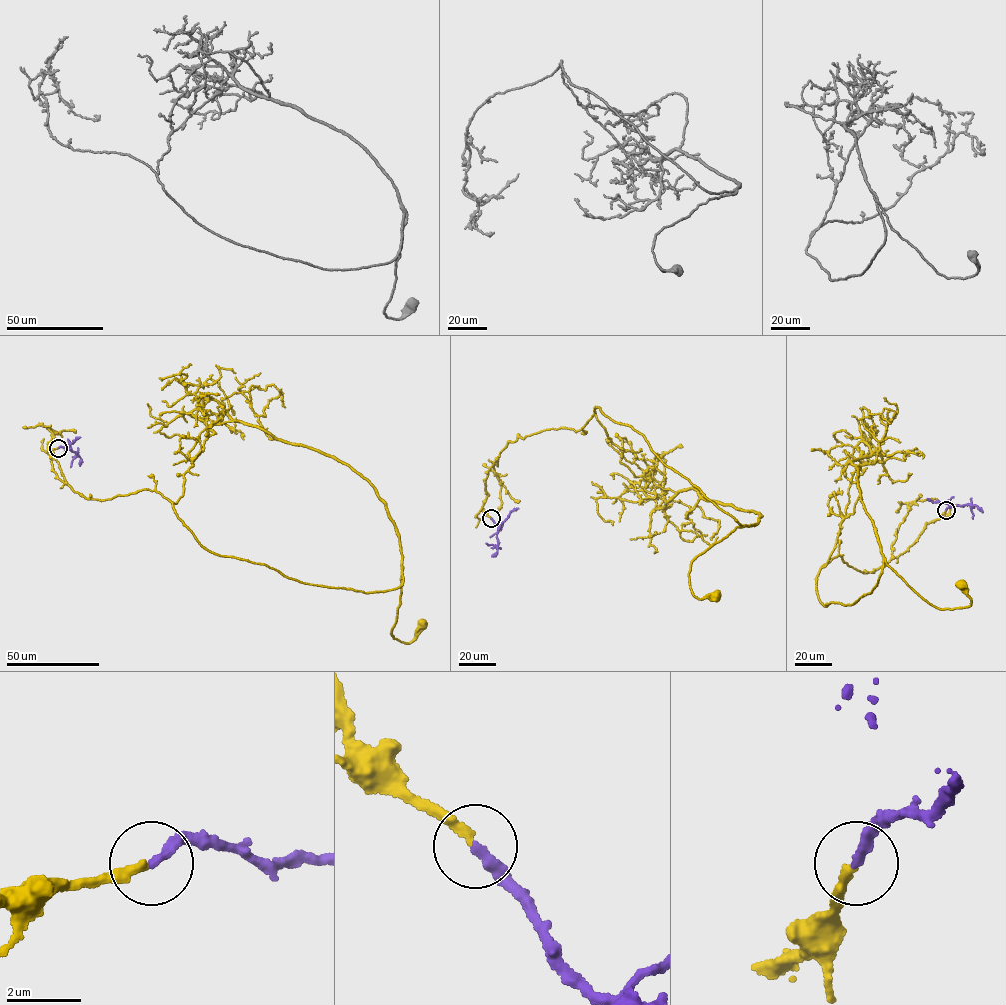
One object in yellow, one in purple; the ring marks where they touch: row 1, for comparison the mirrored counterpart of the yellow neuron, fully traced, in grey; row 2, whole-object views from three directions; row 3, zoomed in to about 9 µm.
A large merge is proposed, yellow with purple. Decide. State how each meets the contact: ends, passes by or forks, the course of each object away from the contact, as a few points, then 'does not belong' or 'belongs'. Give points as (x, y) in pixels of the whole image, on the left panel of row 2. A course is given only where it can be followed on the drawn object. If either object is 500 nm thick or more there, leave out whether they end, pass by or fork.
yellow ends | purple ends | yellow via (58, 448), (74, 491), (155, 490), (212, 552), (366, 592), (401, 571), (391, 633), (420, 624) | purple via (58, 448), (70, 447), (79, 457), (80, 466) | belongs

